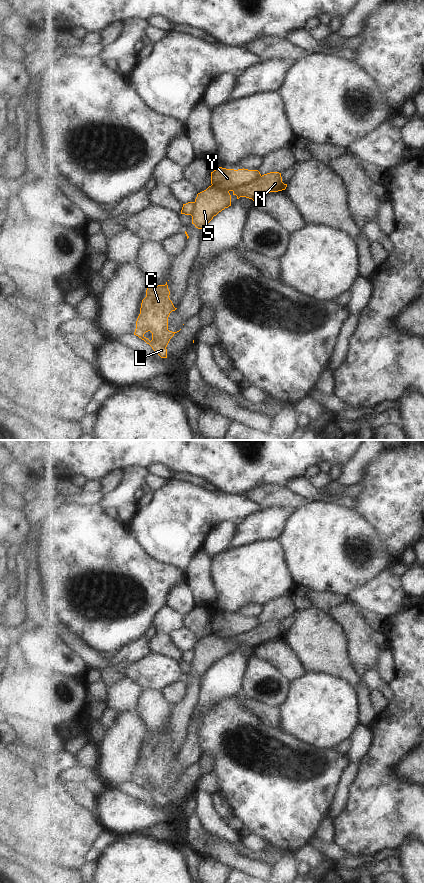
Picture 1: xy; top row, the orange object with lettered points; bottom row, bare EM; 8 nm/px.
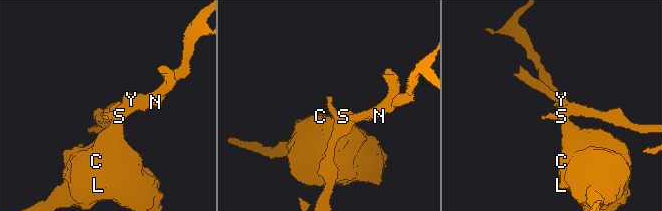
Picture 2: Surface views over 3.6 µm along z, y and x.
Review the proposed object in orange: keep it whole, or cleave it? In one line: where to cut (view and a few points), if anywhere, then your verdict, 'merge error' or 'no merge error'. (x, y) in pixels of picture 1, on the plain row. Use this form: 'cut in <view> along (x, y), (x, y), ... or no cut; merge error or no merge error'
cut in xy along (261, 624), (253, 629), (244, 629), (232, 638); merge error

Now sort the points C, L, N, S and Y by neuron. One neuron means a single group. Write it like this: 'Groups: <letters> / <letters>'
Groups: C L N S / Y

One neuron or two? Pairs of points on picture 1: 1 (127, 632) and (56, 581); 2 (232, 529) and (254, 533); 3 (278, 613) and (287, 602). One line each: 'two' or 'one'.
1: one
2: two
3: one

